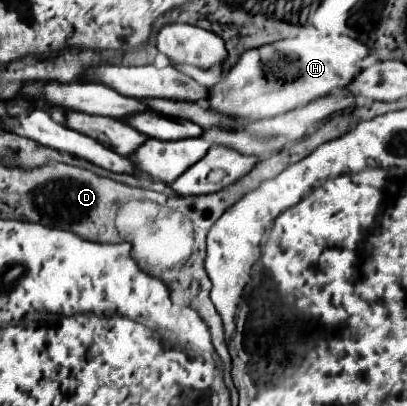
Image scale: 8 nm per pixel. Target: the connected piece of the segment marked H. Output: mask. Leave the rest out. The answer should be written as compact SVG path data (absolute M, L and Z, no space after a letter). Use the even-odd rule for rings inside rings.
M322 36L322 38L284 38L284 40L276 40L272 44L264 44L252 50L246 50L238 62L226 72L224 80L220 80L218 84L214 84L208 90L208 104L212 110L216 110L222 116L228 118L240 118L240 120L264 120L264 118L272 118L296 108L306 106L308 102L330 94L334 88L346 88L358 70L358 62L364 60L370 52L368 52L368 44L360 42L356 38L350 36Z

